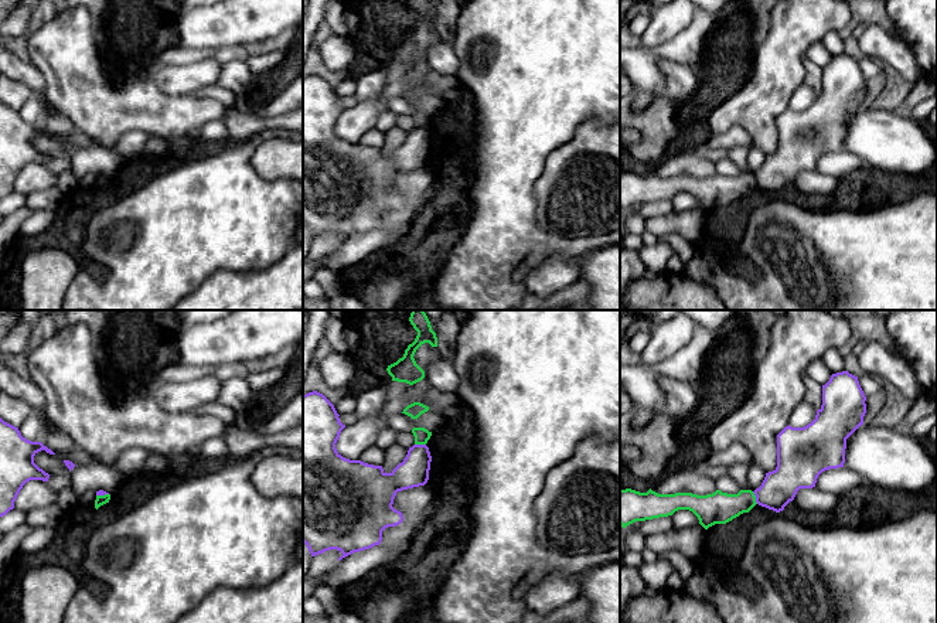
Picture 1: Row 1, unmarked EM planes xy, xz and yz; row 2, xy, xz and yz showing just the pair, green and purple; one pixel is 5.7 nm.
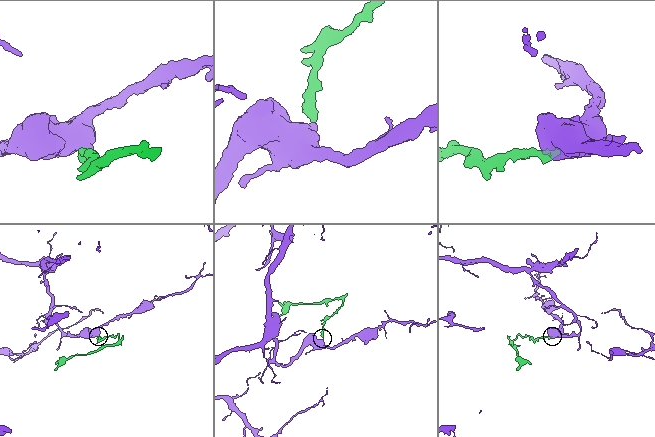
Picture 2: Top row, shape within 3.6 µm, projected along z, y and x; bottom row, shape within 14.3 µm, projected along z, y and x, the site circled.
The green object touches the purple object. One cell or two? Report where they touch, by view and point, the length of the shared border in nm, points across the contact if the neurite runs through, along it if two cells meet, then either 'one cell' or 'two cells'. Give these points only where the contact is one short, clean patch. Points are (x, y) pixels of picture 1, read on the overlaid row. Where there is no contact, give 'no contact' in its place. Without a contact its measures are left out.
yz (755, 497) | 80 nm | along yz (752, 492), (757, 503) | two cells

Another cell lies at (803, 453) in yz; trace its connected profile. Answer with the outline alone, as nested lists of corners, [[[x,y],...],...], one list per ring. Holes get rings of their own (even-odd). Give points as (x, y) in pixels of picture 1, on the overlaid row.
[[[848,371],[832,374],[822,385],[822,405],[815,419],[804,428],[786,426],[777,435],[777,467],[766,473],[759,488],[753,493],[761,507],[780,513],[794,500],[800,488],[815,487],[818,476],[829,469],[844,467],[846,439],[863,425],[866,396],[858,377]]]

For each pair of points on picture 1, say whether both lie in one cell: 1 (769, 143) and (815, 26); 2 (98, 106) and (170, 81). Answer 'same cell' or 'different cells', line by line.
1: same cell
2: different cells

